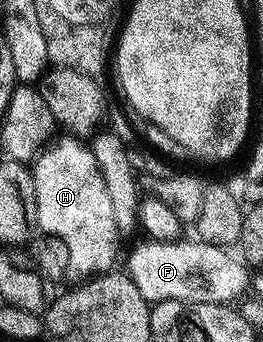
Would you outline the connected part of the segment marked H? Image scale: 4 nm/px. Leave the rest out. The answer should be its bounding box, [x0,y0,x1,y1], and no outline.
[31,138,119,278]

